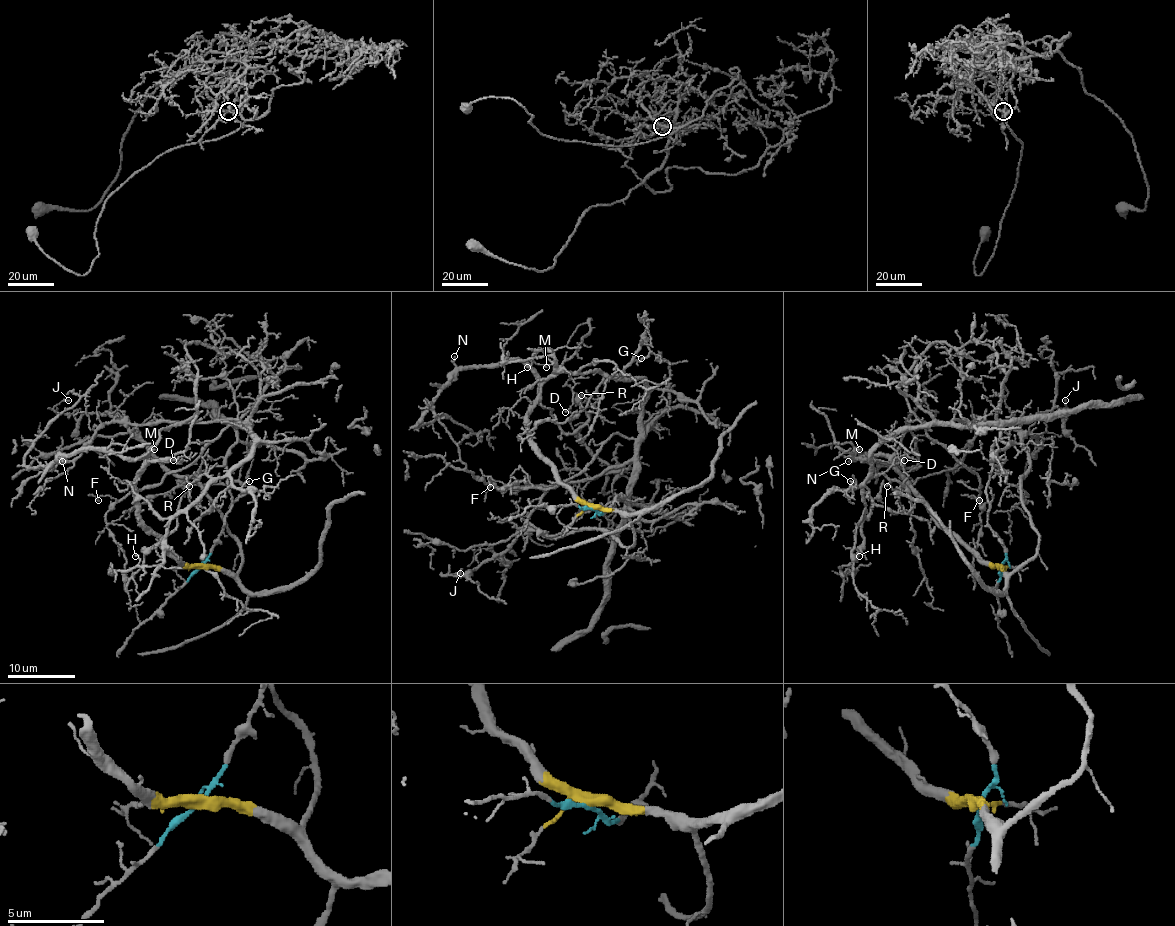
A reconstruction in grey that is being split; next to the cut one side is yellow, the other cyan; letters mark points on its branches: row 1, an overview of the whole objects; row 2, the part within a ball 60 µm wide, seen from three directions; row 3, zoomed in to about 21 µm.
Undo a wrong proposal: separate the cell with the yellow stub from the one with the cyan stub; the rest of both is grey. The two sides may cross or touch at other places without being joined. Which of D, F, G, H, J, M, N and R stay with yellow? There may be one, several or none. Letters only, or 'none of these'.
D, J, M, N

